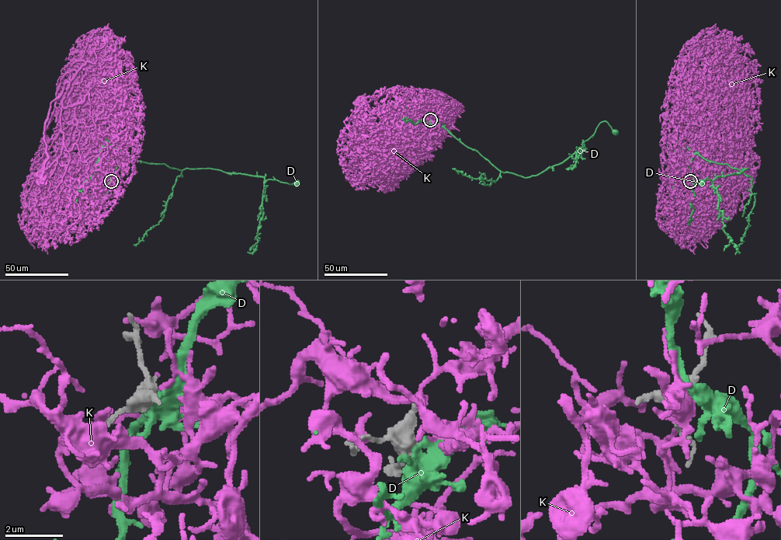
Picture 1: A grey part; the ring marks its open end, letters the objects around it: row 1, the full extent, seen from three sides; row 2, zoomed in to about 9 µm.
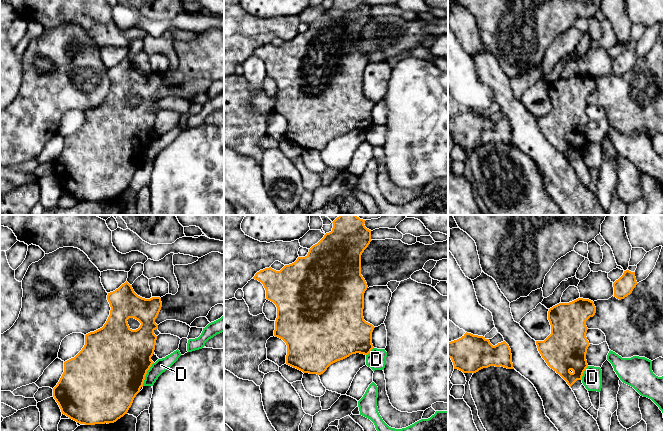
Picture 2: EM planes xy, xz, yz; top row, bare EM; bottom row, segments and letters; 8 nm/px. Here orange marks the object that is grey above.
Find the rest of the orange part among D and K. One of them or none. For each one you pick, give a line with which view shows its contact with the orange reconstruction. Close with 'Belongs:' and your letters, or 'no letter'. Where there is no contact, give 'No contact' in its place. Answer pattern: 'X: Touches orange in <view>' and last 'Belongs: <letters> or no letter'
Belongs: no letter

